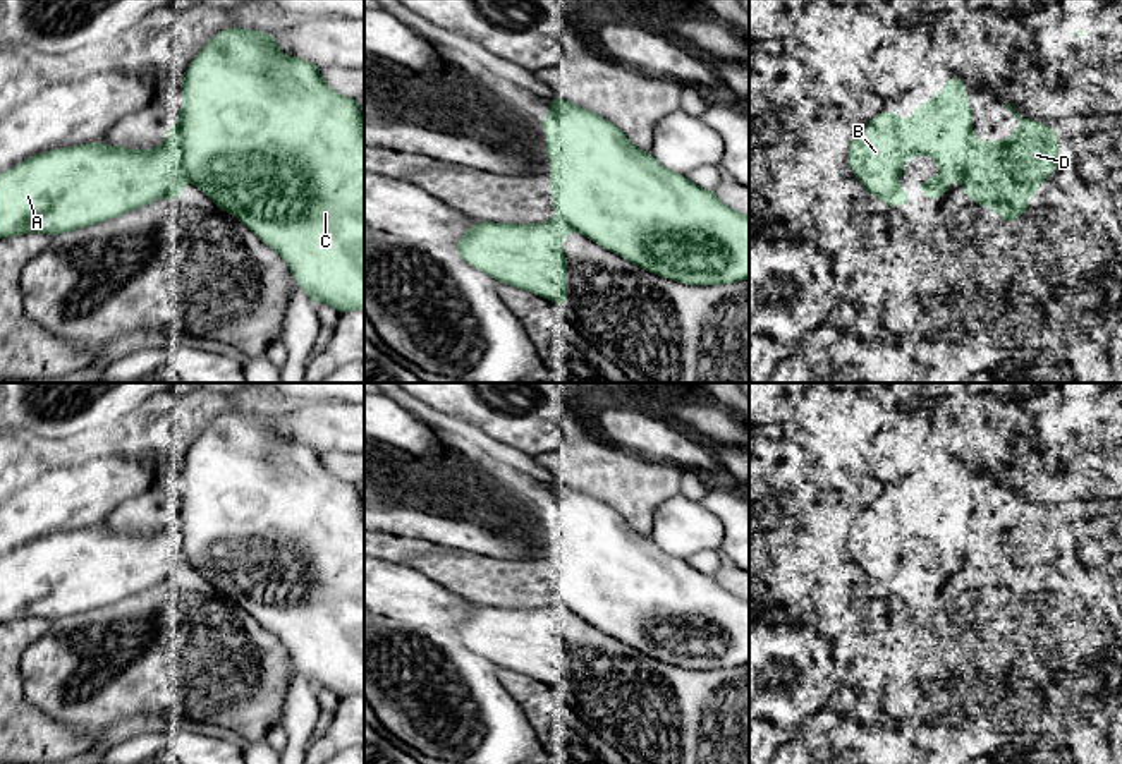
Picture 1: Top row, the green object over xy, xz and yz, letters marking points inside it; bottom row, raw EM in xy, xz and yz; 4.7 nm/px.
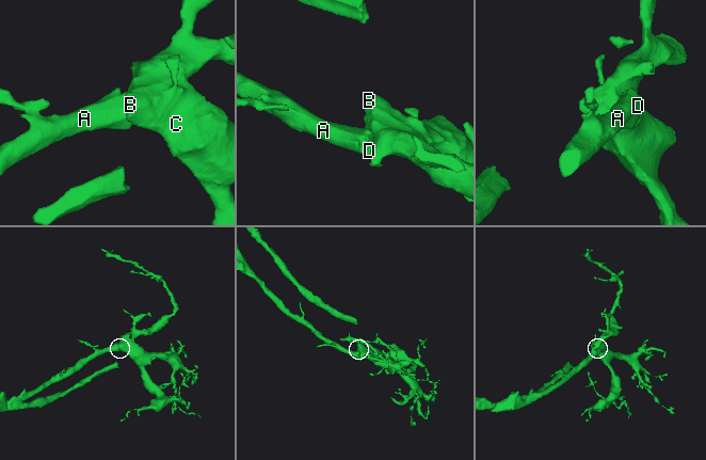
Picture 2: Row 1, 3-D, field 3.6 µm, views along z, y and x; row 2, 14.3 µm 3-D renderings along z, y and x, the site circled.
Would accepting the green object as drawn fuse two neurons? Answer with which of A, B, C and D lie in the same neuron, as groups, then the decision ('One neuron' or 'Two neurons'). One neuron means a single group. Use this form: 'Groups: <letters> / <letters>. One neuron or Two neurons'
Groups: A B C D. One neuron

